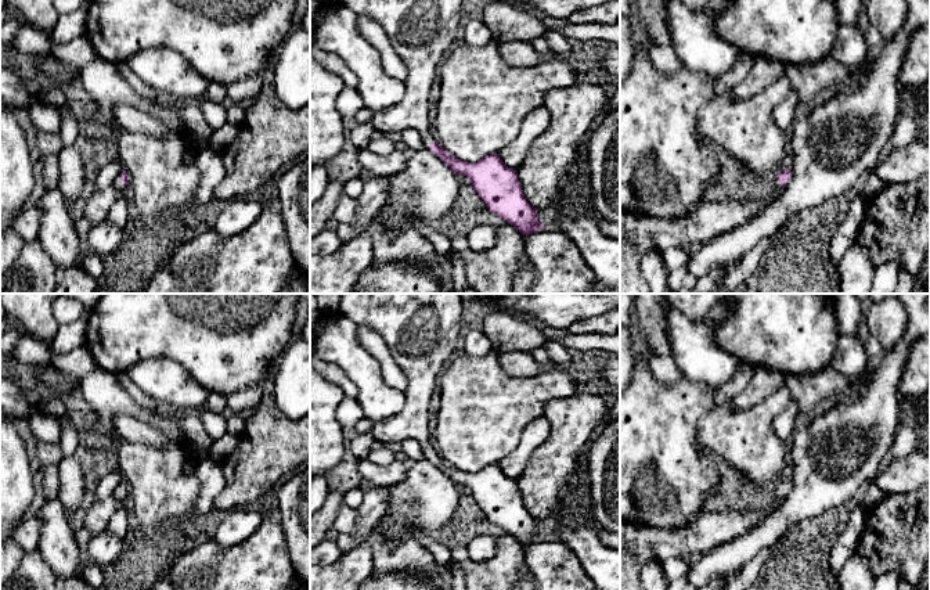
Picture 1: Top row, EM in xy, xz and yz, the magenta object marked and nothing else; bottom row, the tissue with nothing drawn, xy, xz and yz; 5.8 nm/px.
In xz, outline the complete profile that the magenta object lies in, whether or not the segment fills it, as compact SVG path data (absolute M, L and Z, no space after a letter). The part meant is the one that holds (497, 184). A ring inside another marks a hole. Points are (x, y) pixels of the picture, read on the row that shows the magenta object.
M339 0L357 15L370 17L386 32L393 50L407 68L403 80L405 94L397 104L374 114L371 120L381 133L401 133L408 129L417 130L423 141L454 173L466 176L473 190L483 199L487 209L507 220L523 235L545 229L538 222L537 209L525 198L518 180L516 169L508 168L497 154L484 157L477 162L466 162L446 151L435 138L429 123L429 90L444 60L444 53L459 30L462 0Z

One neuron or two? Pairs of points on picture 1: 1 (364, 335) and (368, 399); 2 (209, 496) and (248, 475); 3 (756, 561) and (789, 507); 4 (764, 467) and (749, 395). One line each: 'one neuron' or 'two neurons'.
1: two neurons
2: two neurons
3: two neurons
4: two neurons

